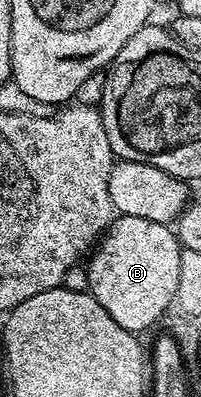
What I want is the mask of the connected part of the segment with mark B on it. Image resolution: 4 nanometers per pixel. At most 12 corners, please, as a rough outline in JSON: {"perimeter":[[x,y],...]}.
{"perimeter":[[117,216],[88,291],[139,334],[175,302],[178,236]]}

